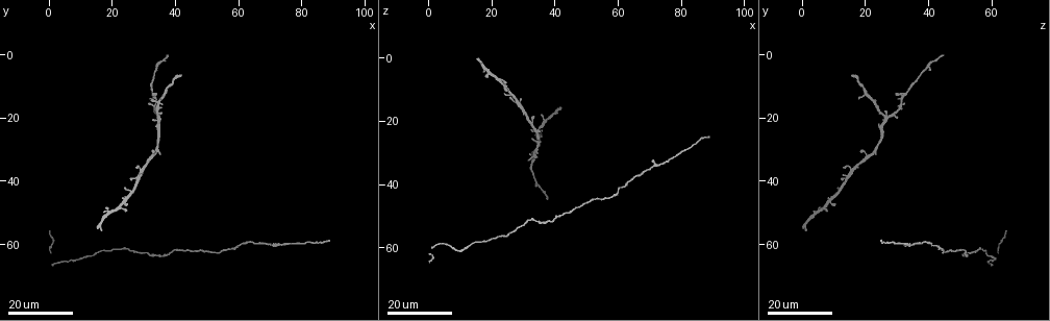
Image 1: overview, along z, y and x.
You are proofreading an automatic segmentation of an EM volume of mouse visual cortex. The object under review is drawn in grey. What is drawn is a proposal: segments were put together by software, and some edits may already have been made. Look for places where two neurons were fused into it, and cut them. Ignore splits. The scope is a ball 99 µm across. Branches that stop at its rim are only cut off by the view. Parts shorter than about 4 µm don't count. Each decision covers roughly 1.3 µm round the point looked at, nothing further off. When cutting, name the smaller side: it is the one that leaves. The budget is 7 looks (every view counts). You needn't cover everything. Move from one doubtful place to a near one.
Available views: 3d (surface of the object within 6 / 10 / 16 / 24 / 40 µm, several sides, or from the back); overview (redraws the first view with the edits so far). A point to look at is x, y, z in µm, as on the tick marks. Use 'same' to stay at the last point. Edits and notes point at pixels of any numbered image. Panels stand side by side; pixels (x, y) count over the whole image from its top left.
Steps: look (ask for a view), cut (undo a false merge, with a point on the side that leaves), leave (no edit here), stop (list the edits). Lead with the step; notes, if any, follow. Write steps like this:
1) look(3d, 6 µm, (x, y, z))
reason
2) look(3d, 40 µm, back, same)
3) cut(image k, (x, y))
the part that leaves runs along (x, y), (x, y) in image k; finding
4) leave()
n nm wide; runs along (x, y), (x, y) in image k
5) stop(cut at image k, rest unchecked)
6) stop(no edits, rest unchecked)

look(3d, 16 µm, (48.0, 62.0, 46.5))

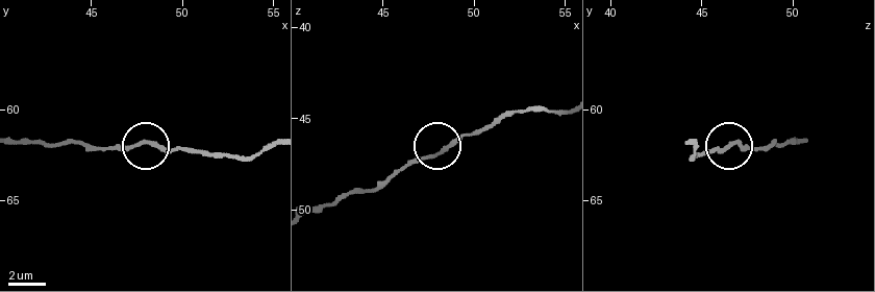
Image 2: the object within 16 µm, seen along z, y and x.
look(3d, 10 µm, (47.7, 61.9, 46.9))
closer look

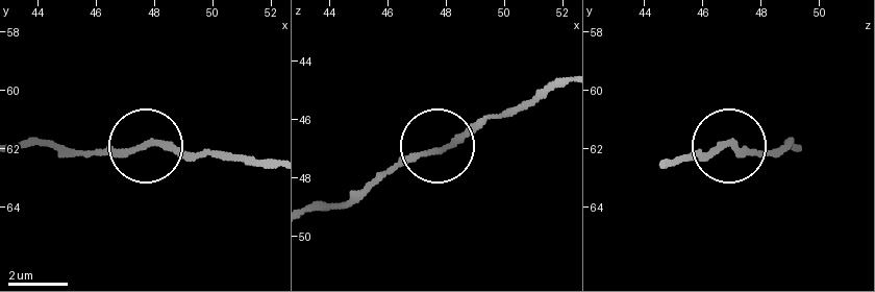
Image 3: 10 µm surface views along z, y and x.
leave()
one neuron here

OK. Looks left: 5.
look(3d, 16 µm, (34.5, 30.0, 22.5))
side arm on a straight run

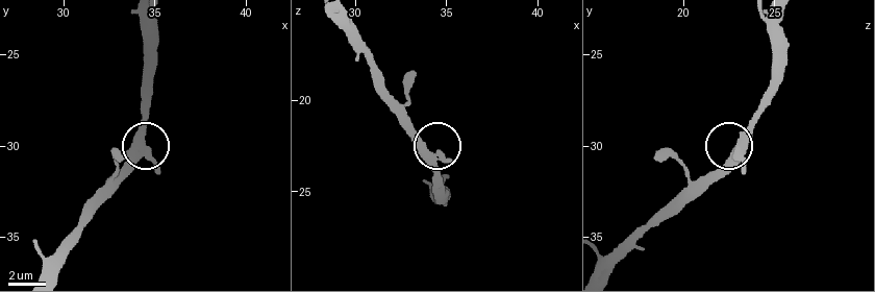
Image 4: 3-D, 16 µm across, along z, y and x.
look(3d, 10 µm, (33.9, 30.0, 23.1))

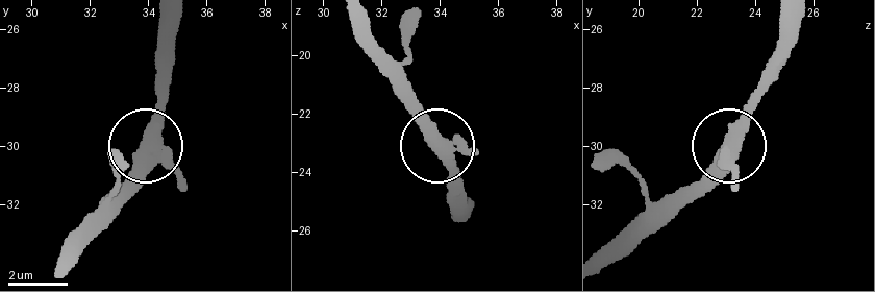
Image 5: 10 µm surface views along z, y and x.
leave()
430 nm wide; one neuron here

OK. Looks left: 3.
look(3d, 16 µm, (35.0, 19.5, 27.5))
thin arm on a thick one

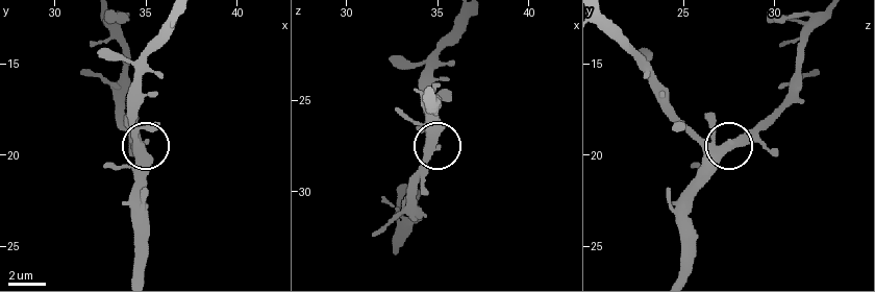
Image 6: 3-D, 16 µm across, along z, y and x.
look(3d, 6 µm, (34.9, 19.7, 27.1))
zoom in

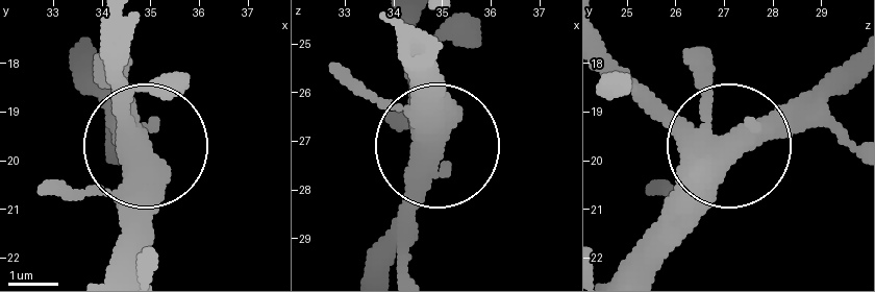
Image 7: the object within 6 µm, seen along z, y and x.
leave()
450 nm wide; runs along (625, 265), (716, 144), (629, 69) in image 7; one neuron here

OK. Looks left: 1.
stop(no edits, rest unchecked)

